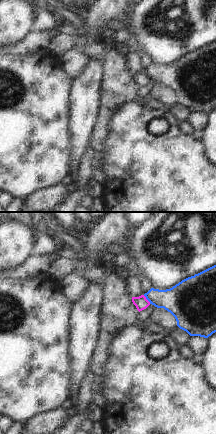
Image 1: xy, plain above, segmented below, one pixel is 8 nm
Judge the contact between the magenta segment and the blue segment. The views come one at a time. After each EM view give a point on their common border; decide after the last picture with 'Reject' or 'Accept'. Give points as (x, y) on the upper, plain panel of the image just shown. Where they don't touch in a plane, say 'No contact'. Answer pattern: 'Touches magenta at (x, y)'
Touches magenta at (146, 75).

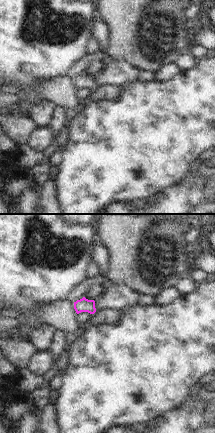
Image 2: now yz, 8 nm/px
No contact.

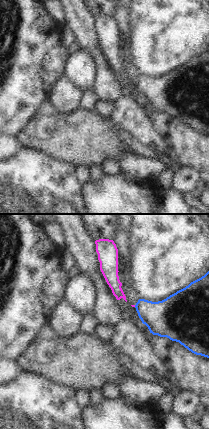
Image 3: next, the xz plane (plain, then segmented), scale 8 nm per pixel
No contact.

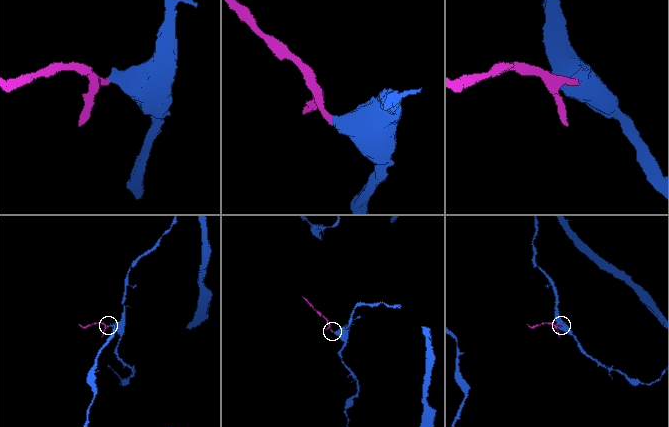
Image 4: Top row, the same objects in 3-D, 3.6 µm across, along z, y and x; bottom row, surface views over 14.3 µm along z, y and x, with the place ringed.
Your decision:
Reject.

